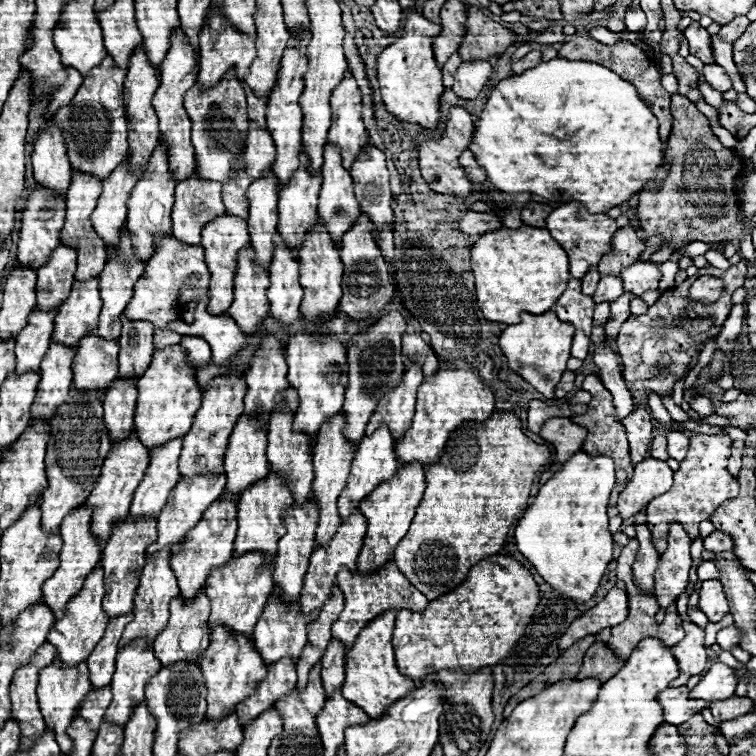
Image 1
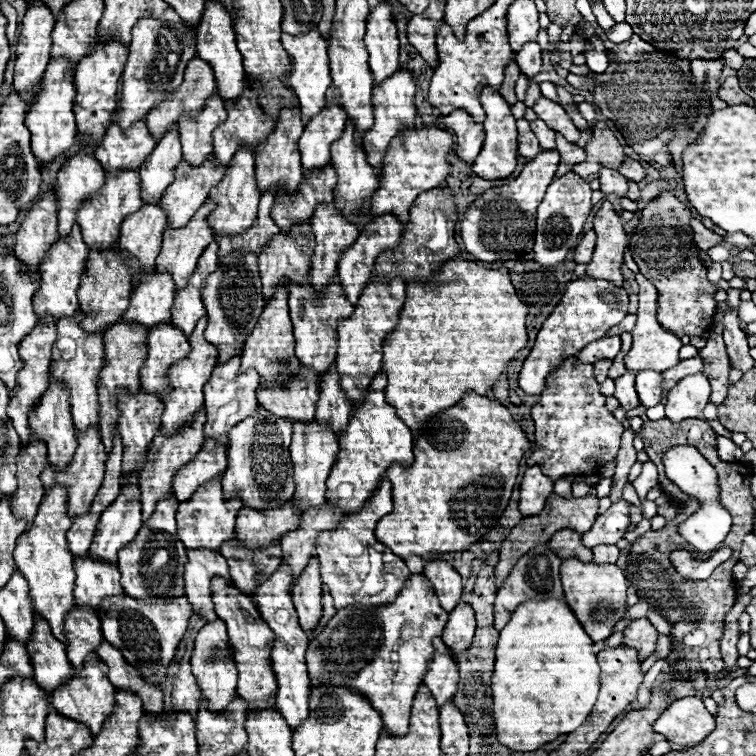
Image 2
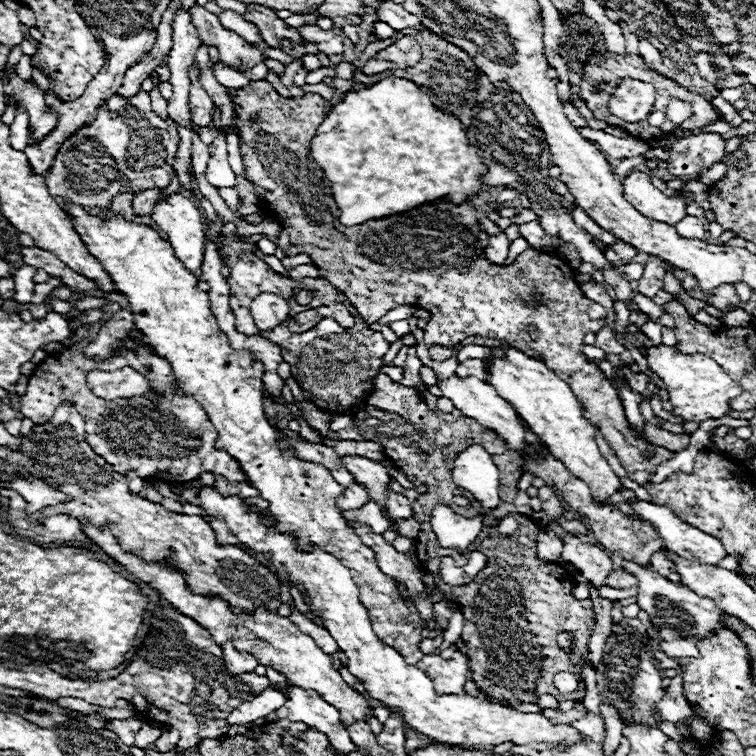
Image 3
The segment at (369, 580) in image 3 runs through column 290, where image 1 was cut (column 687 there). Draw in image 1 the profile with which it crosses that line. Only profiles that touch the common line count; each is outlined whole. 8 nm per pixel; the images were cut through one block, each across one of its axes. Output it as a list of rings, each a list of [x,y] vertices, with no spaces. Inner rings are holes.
[[[692,434],[690,436],[690,448],[688,456],[680,462],[678,472],[674,472],[674,484],[672,488],[656,496],[652,504],[646,506],[646,518],[648,518],[648,528],[654,538],[654,548],[658,554],[664,552],[666,548],[666,538],[668,538],[668,528],[670,524],[678,522],[684,526],[688,532],[690,540],[698,538],[698,524],[702,520],[708,520],[716,508],[720,508],[726,500],[736,496],[738,492],[738,482],[734,476],[728,474],[728,456],[730,456],[730,440],[728,436],[706,436],[706,434]]]

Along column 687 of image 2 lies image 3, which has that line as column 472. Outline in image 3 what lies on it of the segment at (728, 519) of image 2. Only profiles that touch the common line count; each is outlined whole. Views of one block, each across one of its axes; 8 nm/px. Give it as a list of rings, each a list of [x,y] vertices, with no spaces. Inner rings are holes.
[[[470,446],[464,452],[460,452],[452,472],[454,472],[456,484],[464,486],[464,490],[472,492],[482,502],[484,512],[498,506],[500,470],[484,448]],[[438,505],[433,509],[430,524],[442,548],[458,548],[462,552],[466,552],[472,540],[482,532],[482,516],[470,520],[458,516],[445,505]]]

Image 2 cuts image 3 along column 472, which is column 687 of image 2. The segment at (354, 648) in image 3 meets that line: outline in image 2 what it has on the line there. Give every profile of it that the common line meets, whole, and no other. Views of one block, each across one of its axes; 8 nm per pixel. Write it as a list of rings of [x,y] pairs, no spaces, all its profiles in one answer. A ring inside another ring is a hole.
[[[686,696],[672,702],[652,728],[658,734],[664,734],[668,742],[694,748],[716,728],[716,724],[714,716],[704,708],[700,698]]]

